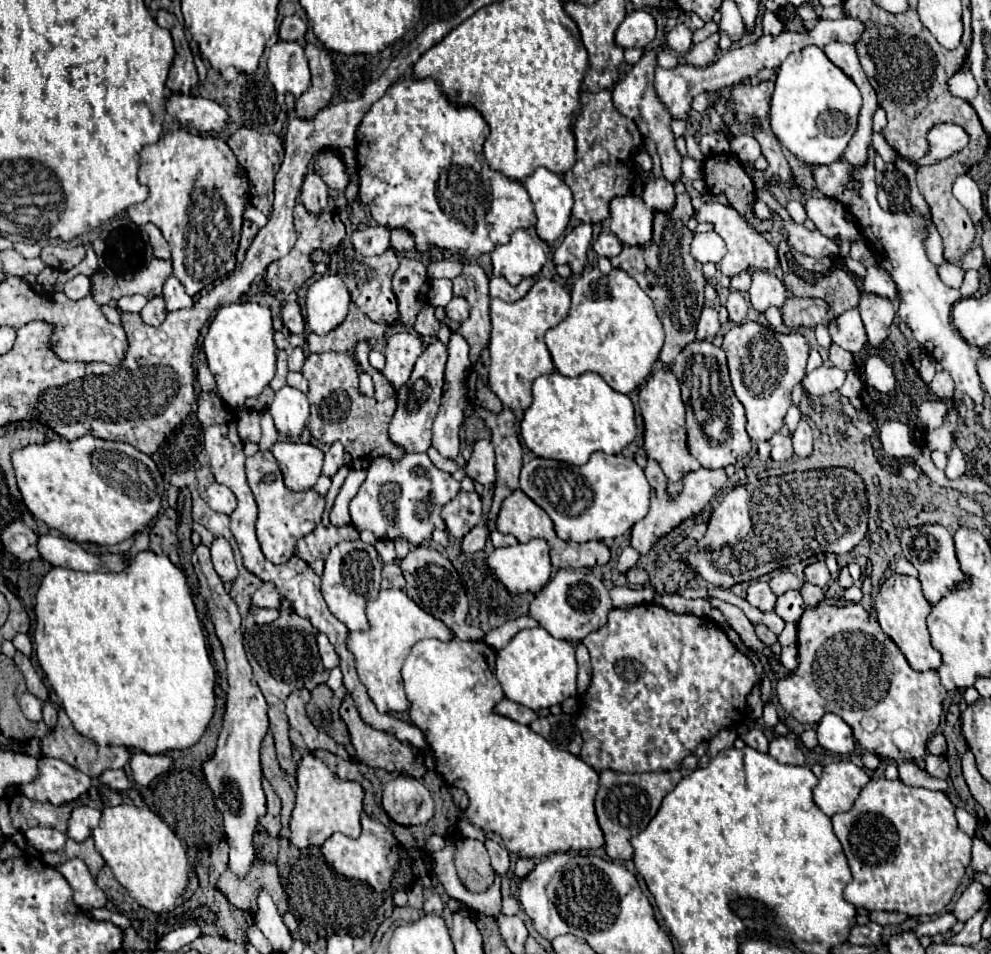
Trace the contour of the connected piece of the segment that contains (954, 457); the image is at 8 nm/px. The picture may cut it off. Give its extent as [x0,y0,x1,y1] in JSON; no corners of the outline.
[944,443,966,479]

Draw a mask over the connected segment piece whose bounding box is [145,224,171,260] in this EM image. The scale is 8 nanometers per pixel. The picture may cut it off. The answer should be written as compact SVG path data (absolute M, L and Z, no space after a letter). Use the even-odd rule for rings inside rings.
M147 224L147 226L145 226L145 232L147 232L149 242L151 242L151 246L153 246L153 254L155 254L157 258L169 260L169 258L171 258L171 248L169 248L169 244L165 242L161 230L159 230L157 226L153 226L153 224Z

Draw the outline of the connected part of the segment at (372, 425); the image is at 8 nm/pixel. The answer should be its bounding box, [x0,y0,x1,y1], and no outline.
[301,342,405,468]

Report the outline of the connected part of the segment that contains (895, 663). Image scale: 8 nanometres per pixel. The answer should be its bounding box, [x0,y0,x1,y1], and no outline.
[777,604,947,762]

